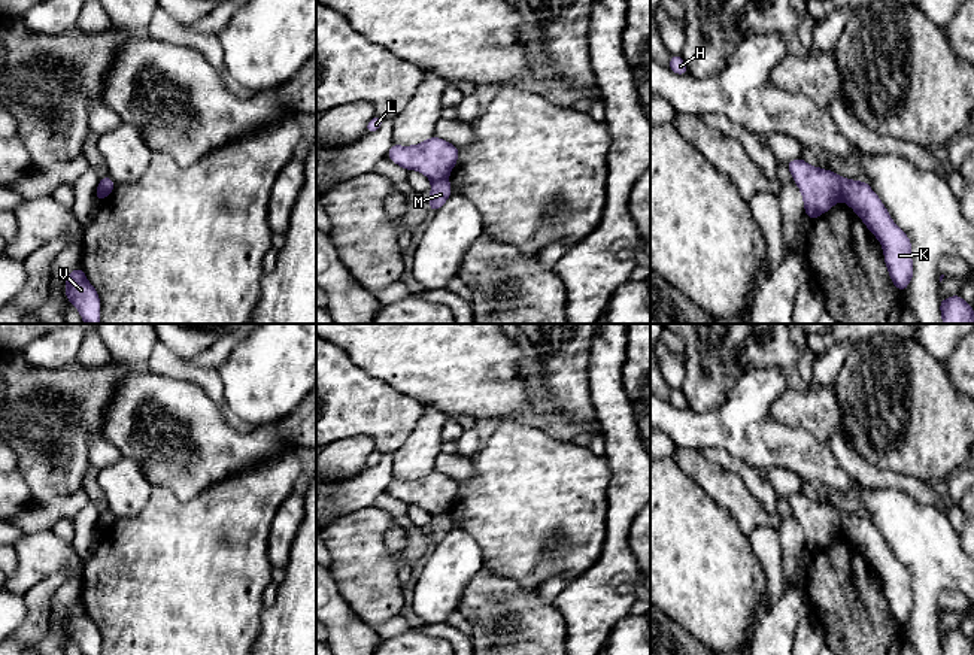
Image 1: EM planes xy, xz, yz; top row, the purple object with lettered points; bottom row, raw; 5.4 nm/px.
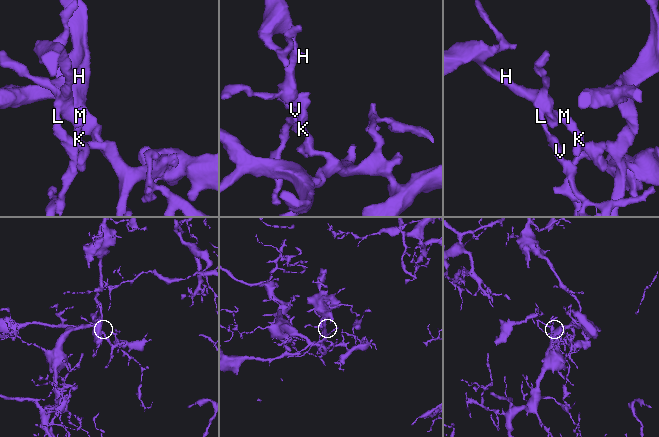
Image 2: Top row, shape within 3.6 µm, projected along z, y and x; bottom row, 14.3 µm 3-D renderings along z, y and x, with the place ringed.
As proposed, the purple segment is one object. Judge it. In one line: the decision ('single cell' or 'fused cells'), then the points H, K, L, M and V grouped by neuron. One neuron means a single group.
fused cells; H L V / K M

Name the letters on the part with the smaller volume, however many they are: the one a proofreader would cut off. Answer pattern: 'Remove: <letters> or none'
Remove: H, L, V

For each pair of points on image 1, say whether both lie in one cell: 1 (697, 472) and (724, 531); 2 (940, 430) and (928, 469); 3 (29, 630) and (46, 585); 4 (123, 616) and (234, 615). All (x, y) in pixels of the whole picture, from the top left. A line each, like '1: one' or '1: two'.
1: two
2: one
3: one
4: one

